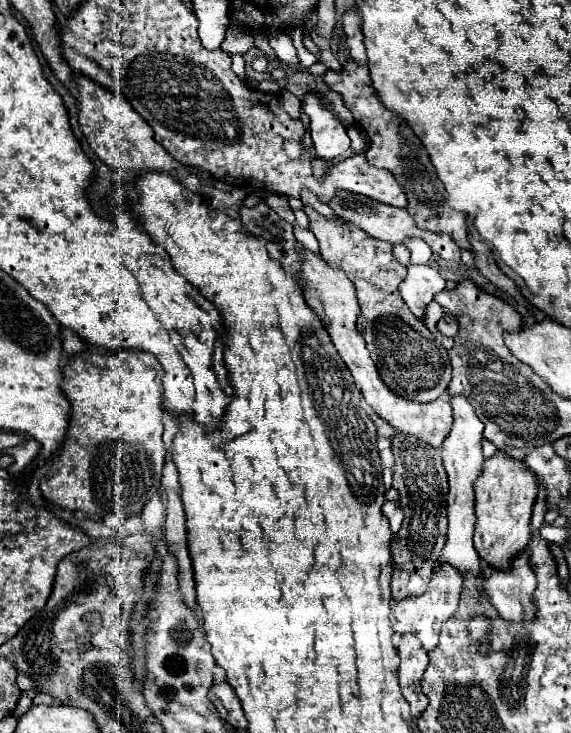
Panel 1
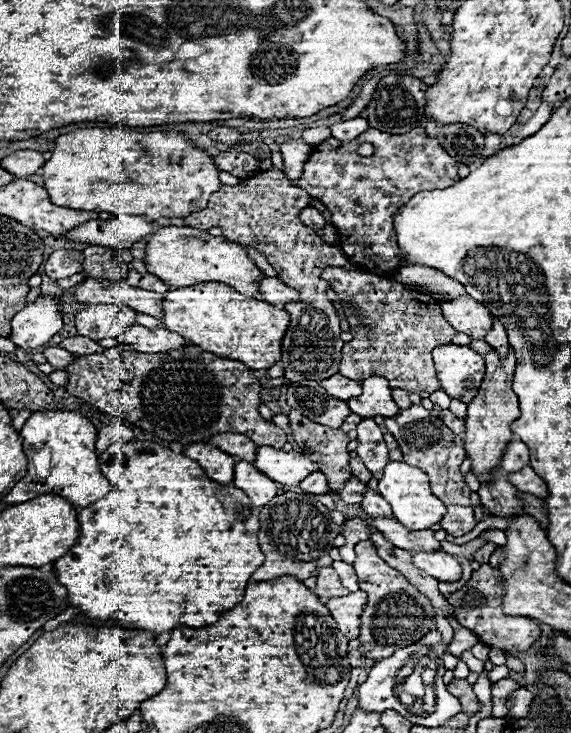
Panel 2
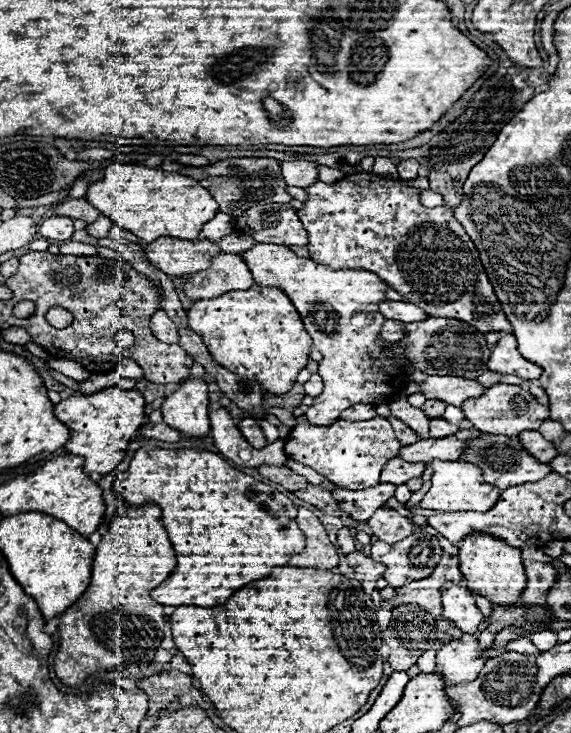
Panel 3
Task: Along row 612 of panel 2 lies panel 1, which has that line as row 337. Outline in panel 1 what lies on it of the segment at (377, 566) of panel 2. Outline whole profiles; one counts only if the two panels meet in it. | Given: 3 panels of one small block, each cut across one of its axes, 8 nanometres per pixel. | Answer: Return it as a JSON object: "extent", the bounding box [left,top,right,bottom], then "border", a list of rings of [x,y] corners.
{"extent":[302,206,450,402],"border":[[[302,206],[310,220],[310,230],[320,244],[320,256],[336,268],[342,268],[346,276],[356,286],[356,296],[360,304],[358,332],[366,340],[370,358],[378,366],[382,380],[394,394],[410,398],[416,402],[432,402],[446,392],[450,384],[450,360],[448,350],[436,340],[424,322],[418,322],[402,296],[398,294],[398,284],[406,278],[406,268],[392,256],[392,244],[382,242],[366,234],[354,224],[328,220],[320,216],[314,208]]]}

